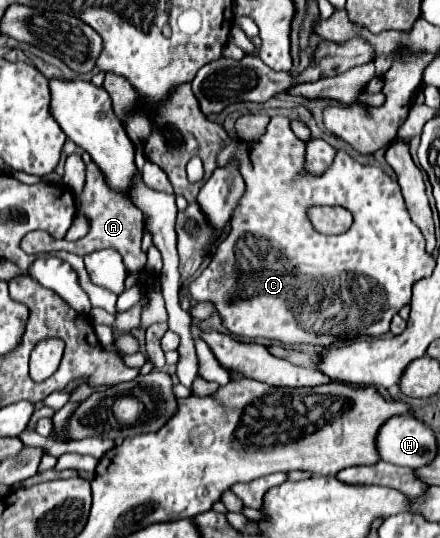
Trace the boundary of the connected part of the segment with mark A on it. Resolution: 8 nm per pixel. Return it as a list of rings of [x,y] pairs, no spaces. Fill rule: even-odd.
[[[86,164],[86,184],[82,190],[82,194],[76,198],[76,206],[88,220],[90,220],[90,232],[76,240],[76,242],[68,242],[68,240],[56,240],[52,236],[48,236],[48,232],[28,232],[22,242],[20,248],[24,252],[44,252],[44,250],[68,250],[74,254],[88,254],[100,248],[114,248],[120,252],[128,272],[138,272],[144,268],[146,264],[146,254],[140,250],[140,242],[142,242],[142,212],[128,202],[128,198],[112,192],[106,184],[104,184],[104,176],[100,176],[98,168],[94,164]]]

